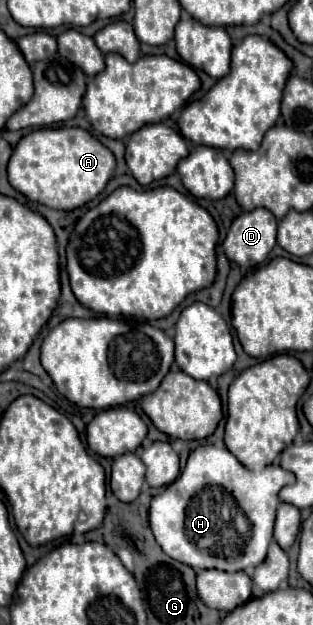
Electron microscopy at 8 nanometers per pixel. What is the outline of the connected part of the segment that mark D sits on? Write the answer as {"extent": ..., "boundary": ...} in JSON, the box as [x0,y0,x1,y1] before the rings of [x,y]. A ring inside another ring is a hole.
{"extent":[223,209,277,267],"boundary":[[[253,209],[253,211],[247,211],[247,213],[241,213],[239,217],[233,219],[231,227],[229,227],[229,233],[223,241],[223,251],[227,255],[229,261],[235,261],[239,267],[257,267],[261,265],[269,251],[275,247],[275,231],[277,231],[277,219],[273,217],[271,211],[267,209]]]}

